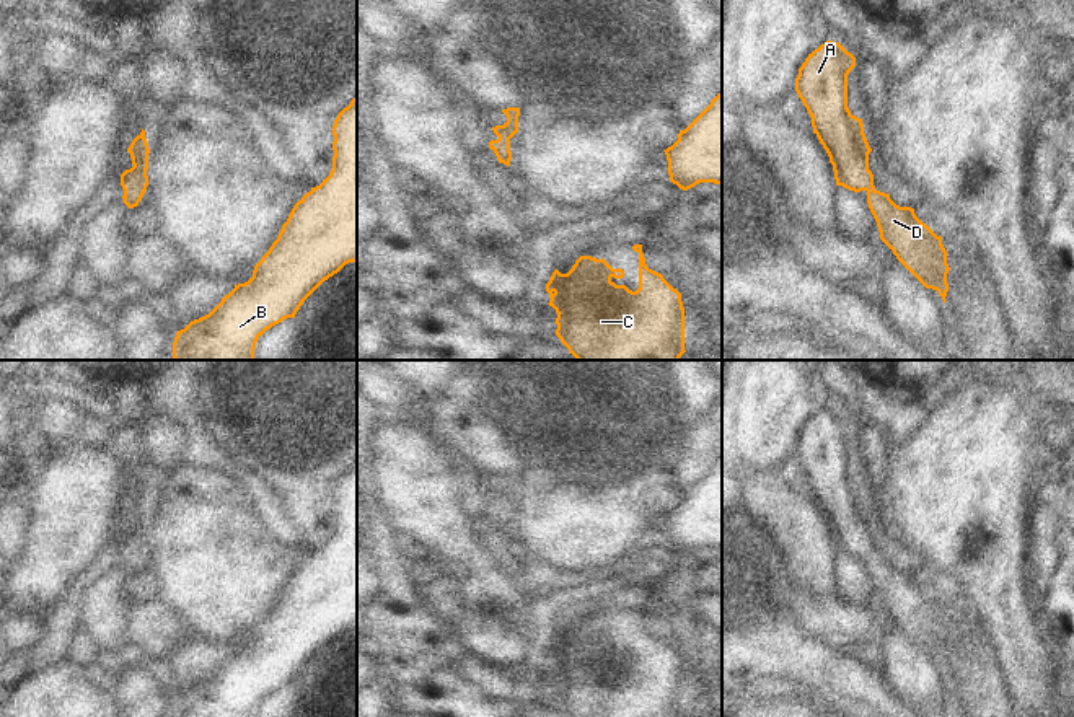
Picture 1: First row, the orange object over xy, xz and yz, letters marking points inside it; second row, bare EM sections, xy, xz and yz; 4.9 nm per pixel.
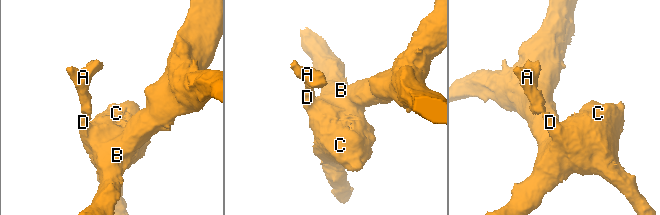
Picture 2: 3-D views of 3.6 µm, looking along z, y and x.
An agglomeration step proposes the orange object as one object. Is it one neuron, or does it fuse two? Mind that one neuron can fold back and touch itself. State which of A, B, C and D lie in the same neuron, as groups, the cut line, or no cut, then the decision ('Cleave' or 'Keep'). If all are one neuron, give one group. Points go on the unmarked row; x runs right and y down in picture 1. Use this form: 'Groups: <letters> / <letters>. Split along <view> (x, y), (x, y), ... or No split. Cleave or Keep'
Groups: A B C D. No split. Keep

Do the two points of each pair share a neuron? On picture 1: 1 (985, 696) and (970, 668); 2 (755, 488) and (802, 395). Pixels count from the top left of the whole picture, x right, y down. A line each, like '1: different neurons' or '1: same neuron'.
1: same neuron
2: different neurons

